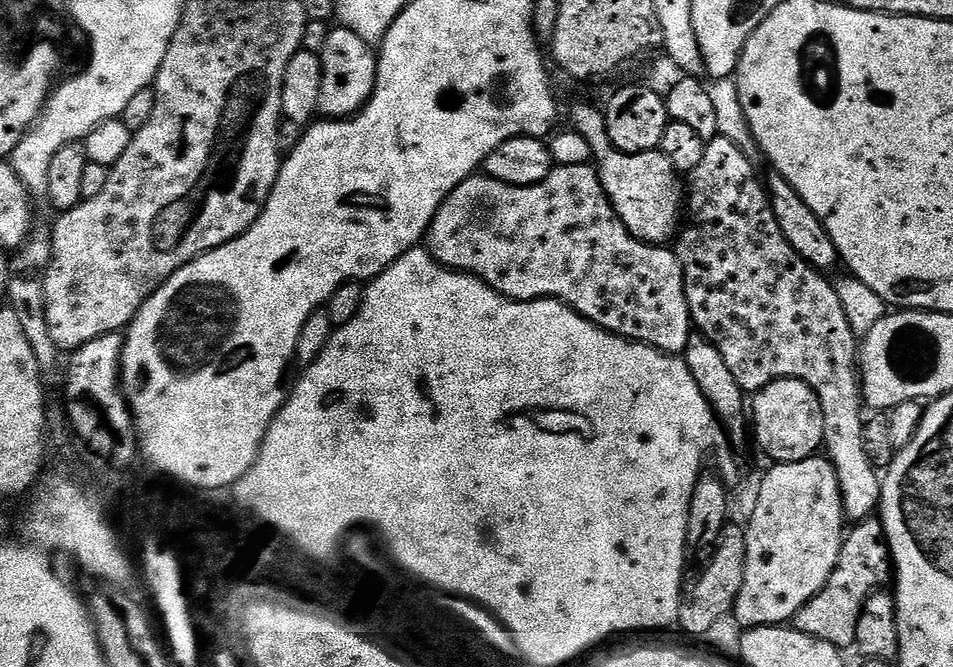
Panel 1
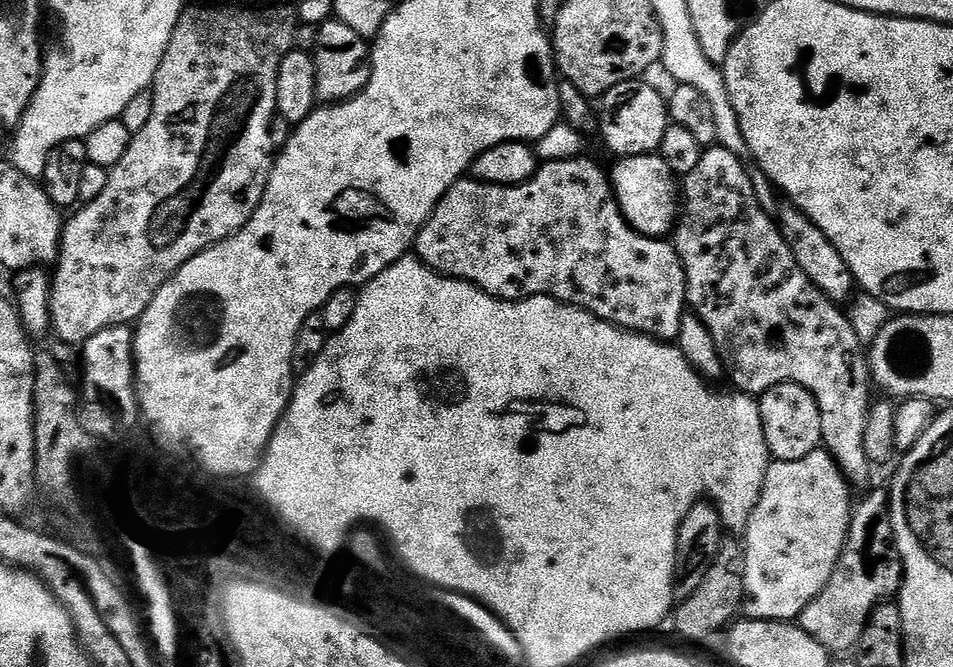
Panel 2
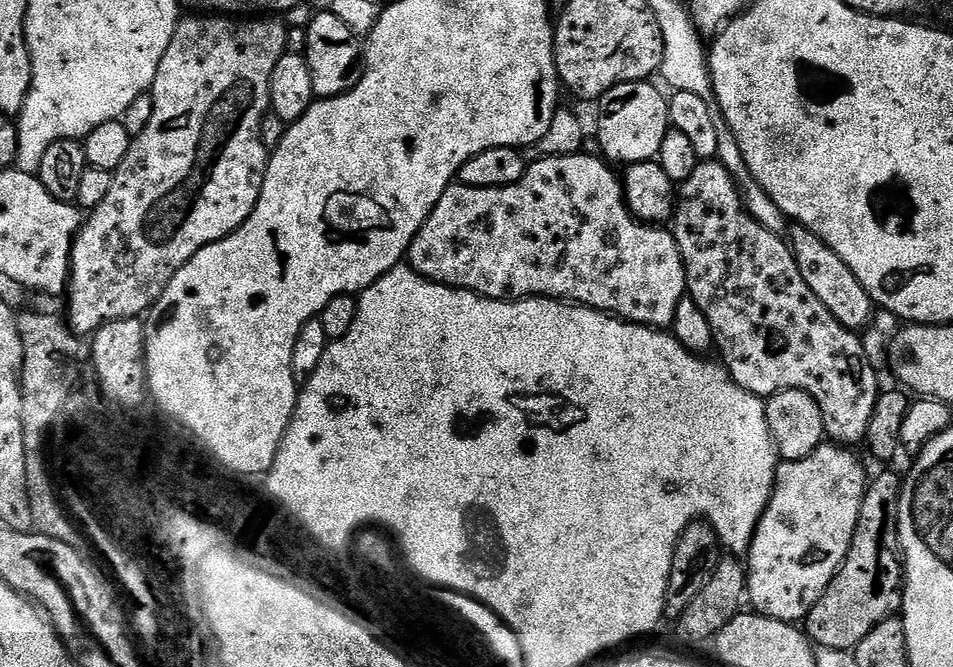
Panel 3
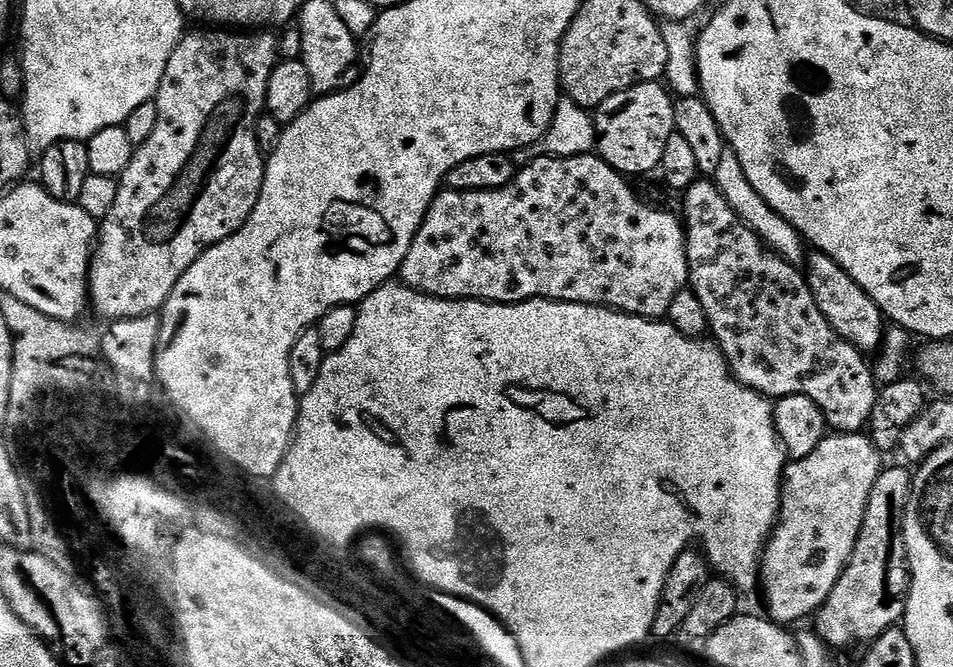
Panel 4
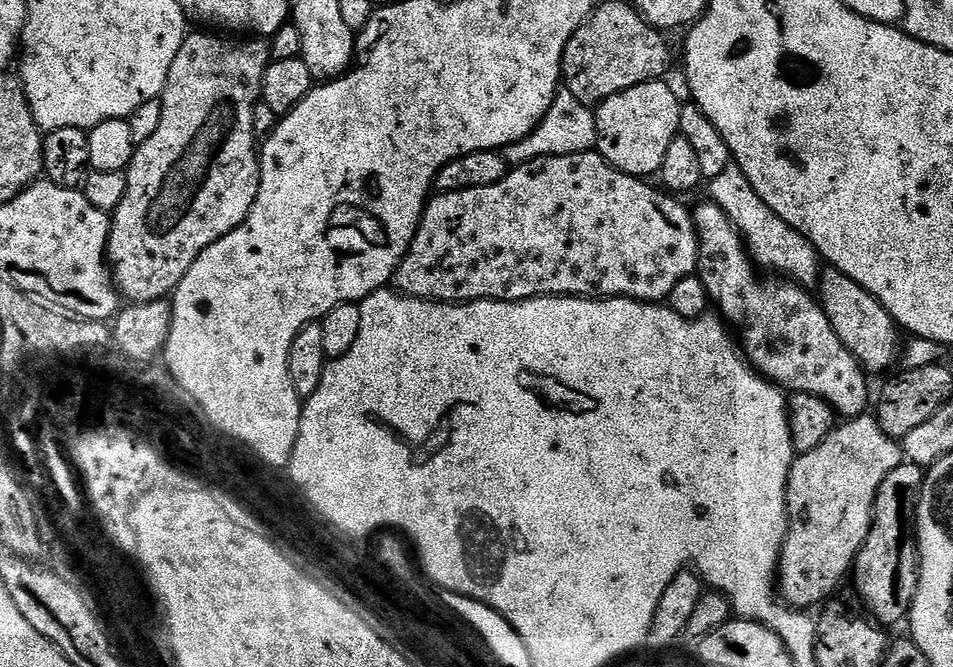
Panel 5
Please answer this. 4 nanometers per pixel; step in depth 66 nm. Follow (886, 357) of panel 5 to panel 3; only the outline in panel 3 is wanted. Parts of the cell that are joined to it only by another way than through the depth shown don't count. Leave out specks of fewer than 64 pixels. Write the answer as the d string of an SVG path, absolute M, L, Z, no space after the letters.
M793 223L787 229L786 243L792 249L794 262L798 262L798 270L806 286L814 290L822 306L826 306L826 310L830 310L830 314L834 314L834 318L838 318L838 322L851 332L859 333L867 328L874 315L872 295L864 289L862 282L858 282L858 278L854 278L854 270L850 270L850 266L846 266L846 262L842 262L842 258L838 258L838 254L818 238L818 234L806 230L801 224Z

